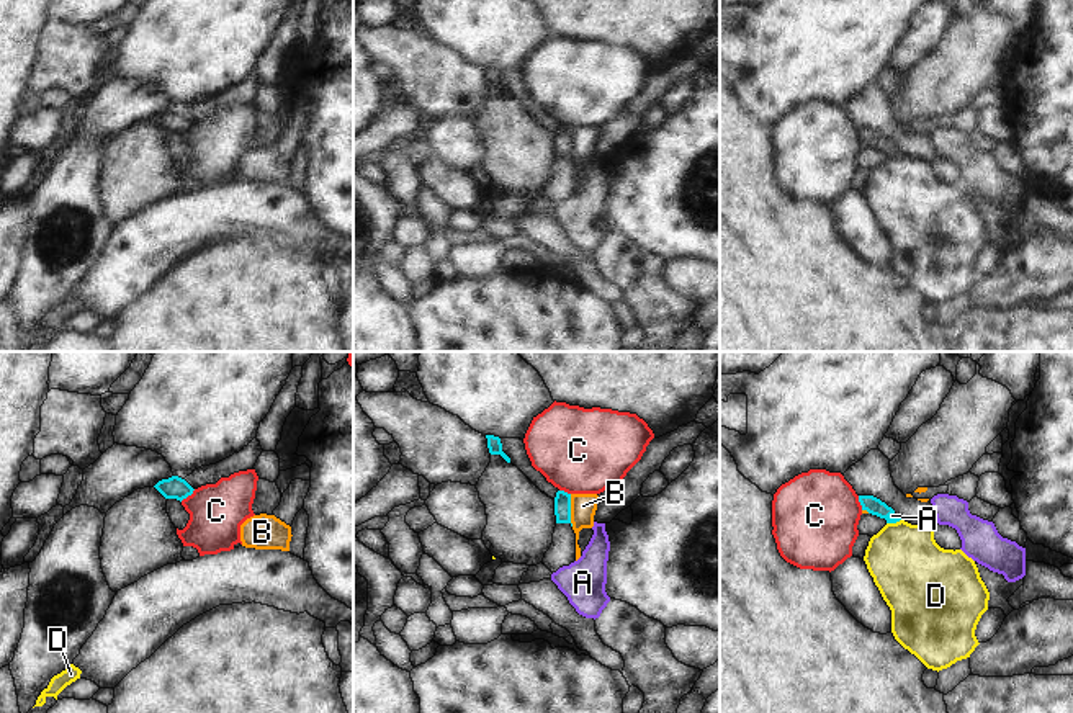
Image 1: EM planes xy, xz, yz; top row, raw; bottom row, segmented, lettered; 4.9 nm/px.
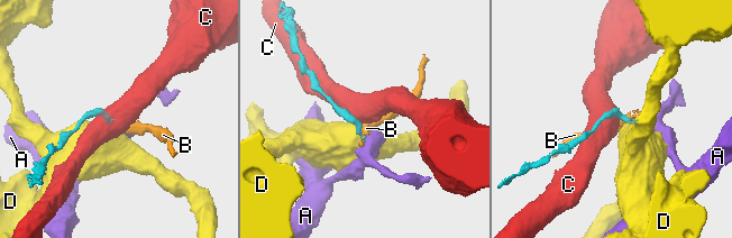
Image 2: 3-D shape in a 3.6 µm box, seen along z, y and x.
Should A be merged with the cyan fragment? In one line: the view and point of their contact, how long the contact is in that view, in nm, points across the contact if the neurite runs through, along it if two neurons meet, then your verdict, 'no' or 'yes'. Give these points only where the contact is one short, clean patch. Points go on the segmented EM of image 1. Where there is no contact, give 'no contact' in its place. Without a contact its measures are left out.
contact yz (895, 517); length 50 nm; way yz (874, 506), (895, 517), (892, 515); yes

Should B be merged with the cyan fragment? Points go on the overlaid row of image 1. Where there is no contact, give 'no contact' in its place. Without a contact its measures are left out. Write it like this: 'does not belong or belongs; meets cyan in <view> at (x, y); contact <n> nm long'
does not belong; meets cyan in xz at (570, 511); contact 160 nm long

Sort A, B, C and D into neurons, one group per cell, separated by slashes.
A / B / C / D

